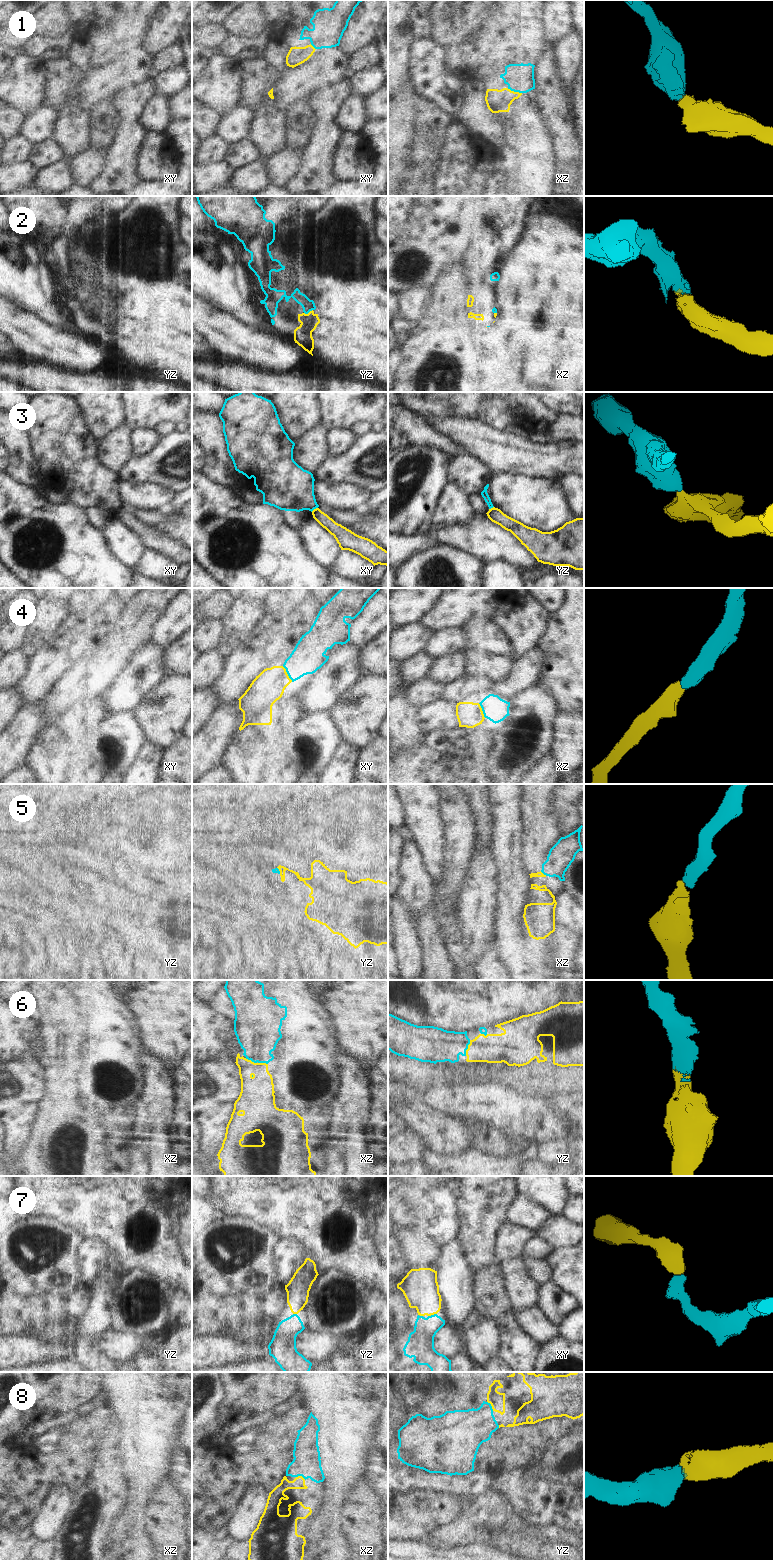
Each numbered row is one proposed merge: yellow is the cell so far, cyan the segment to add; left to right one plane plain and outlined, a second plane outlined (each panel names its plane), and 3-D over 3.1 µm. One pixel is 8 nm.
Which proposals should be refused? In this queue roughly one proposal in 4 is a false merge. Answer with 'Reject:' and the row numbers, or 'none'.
Reject: 3

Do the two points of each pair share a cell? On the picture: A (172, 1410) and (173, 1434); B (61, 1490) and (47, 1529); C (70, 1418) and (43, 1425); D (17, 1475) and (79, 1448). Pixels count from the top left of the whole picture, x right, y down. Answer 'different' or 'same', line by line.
A: same
B: same
C: same
D: same

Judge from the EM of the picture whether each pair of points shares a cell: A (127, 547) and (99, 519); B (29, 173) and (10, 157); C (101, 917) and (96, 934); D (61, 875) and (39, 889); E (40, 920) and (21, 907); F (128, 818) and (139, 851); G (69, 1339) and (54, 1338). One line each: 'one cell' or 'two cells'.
A: one cell
B: two cells
C: two cells
D: two cells
E: one cell
F: one cell
G: one cell

